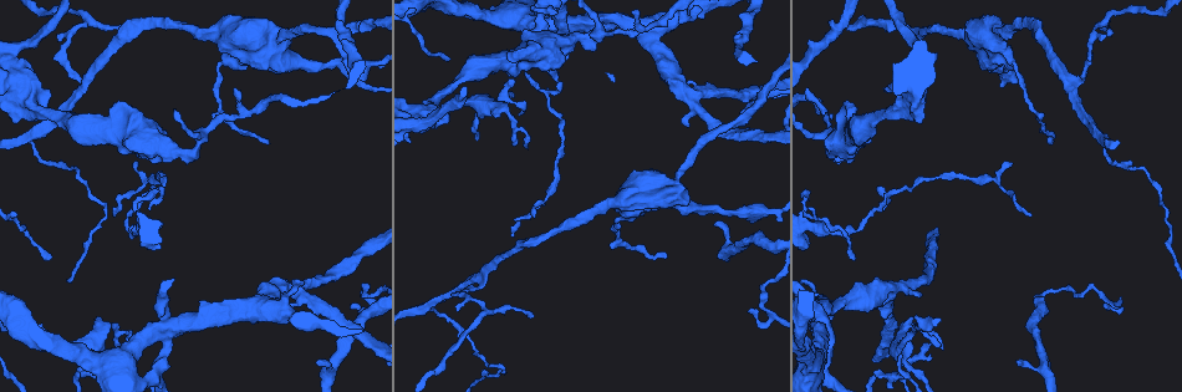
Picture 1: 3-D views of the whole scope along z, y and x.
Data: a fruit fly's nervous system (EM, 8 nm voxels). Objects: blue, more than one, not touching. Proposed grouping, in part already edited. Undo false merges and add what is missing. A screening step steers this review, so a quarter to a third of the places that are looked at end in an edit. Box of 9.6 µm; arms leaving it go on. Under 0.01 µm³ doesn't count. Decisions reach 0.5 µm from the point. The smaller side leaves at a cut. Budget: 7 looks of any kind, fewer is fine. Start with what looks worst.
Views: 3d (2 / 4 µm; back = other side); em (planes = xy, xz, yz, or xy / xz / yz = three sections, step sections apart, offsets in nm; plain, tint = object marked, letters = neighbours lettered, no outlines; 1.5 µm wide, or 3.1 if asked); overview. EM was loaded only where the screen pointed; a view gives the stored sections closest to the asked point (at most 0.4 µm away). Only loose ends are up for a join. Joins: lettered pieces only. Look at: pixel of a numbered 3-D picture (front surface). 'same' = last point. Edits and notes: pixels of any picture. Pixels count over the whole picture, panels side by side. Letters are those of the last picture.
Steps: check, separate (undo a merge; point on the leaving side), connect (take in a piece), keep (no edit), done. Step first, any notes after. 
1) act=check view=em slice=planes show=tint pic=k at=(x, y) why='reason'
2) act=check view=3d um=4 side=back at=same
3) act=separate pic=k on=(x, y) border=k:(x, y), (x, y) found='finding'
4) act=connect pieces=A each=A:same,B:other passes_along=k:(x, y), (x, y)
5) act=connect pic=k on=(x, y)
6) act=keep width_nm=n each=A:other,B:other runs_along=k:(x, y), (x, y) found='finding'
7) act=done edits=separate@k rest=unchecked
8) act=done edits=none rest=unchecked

act=check view=em slice=planes show=plain pic=1 at=(1016, 361) why='free end'

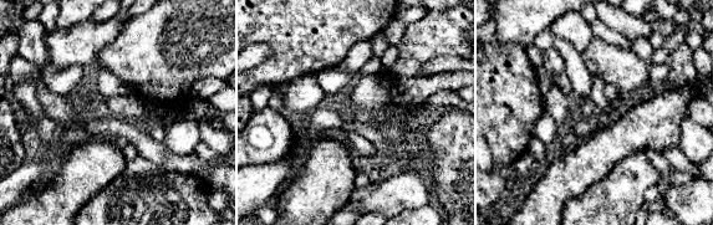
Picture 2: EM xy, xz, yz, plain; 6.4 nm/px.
act=check view=em slice=planes show=letters at=same why='see the neighbours'

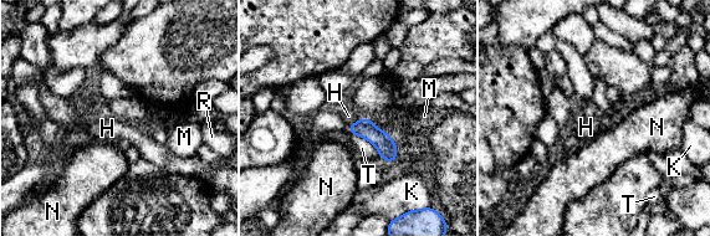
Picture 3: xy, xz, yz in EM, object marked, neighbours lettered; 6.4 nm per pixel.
act=keep width_nm=120 each=H:other,K:other,M:other,N:other,R:other,T:other border=3:(362, 117), (350, 124) found='none of them fits'

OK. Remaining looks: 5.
act=check view=em slice=planes show=letters pic=1 at=(665, 258) why='tapers out'

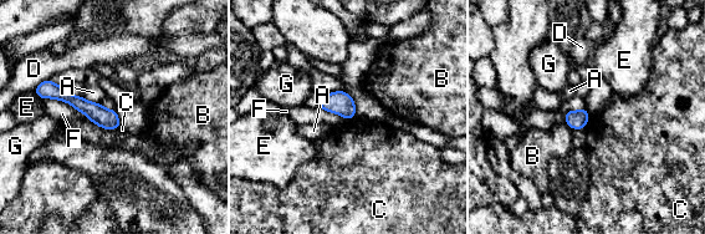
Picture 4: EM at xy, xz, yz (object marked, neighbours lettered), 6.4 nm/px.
act=keep each=A:other,B:other,C:other,D:other,E:other,F:other,G:other border=4:(591, 115), (583, 128) found='no lettered piece goes on from it'

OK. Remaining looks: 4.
act=check view=em slice=xz step=8 show=tint pic=1 at=(28, 135) why='sharp bend'

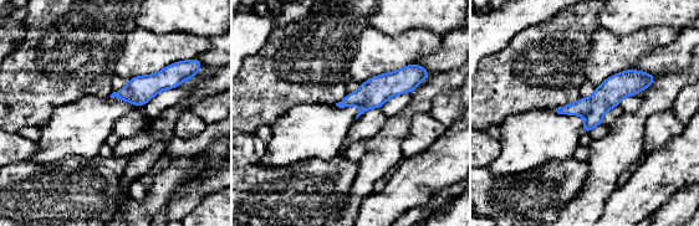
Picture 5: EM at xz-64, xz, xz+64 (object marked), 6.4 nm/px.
act=check view=em slice=planes show=tint at=same why='another direction'

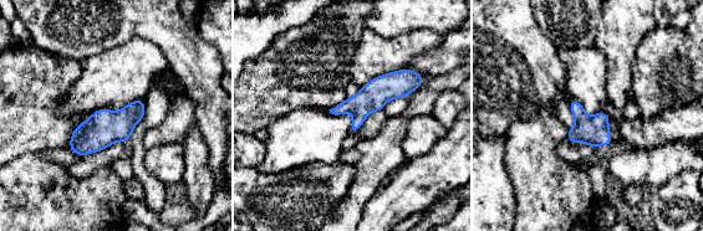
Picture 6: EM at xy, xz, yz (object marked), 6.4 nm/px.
act=check view=em slice=planes show=letters at=same

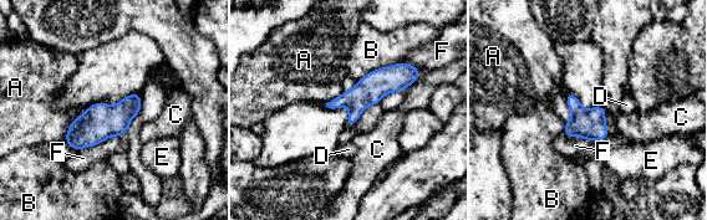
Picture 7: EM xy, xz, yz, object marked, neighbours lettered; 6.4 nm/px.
act=keep each=A:other,B:other,C:other,D:other,E:other,F:other border=7:(90, 107), (70, 124), (64, 139) found='one cell here'

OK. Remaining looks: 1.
act=done edits=none rest=unchecked

